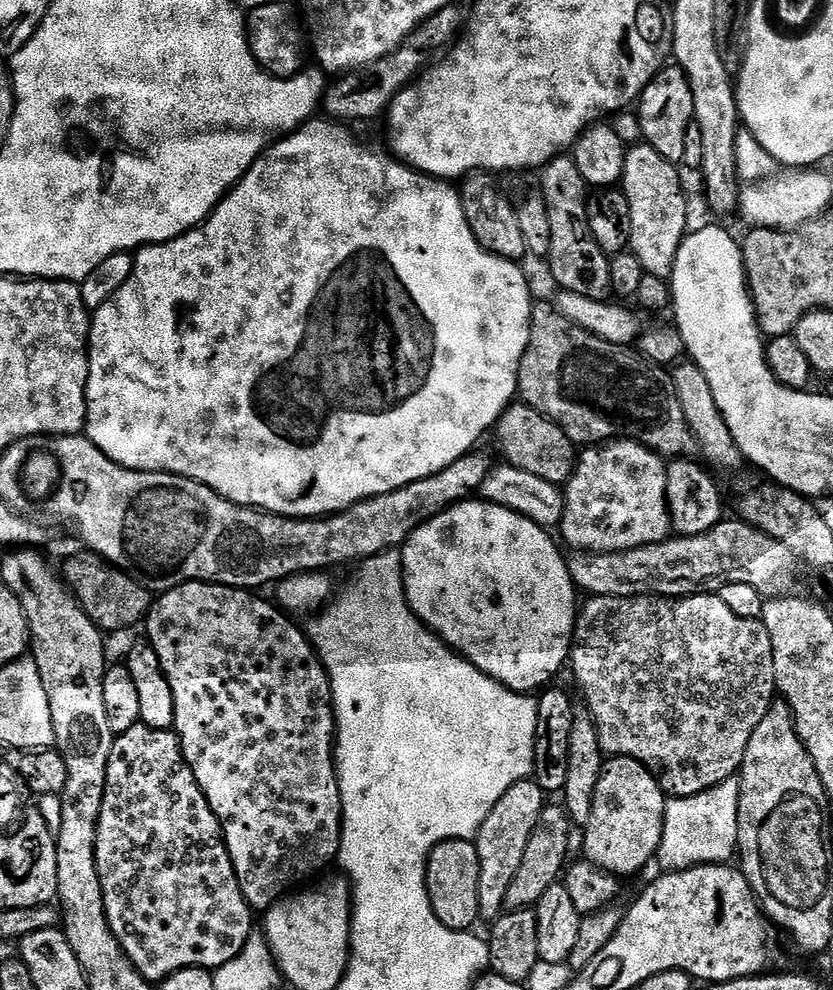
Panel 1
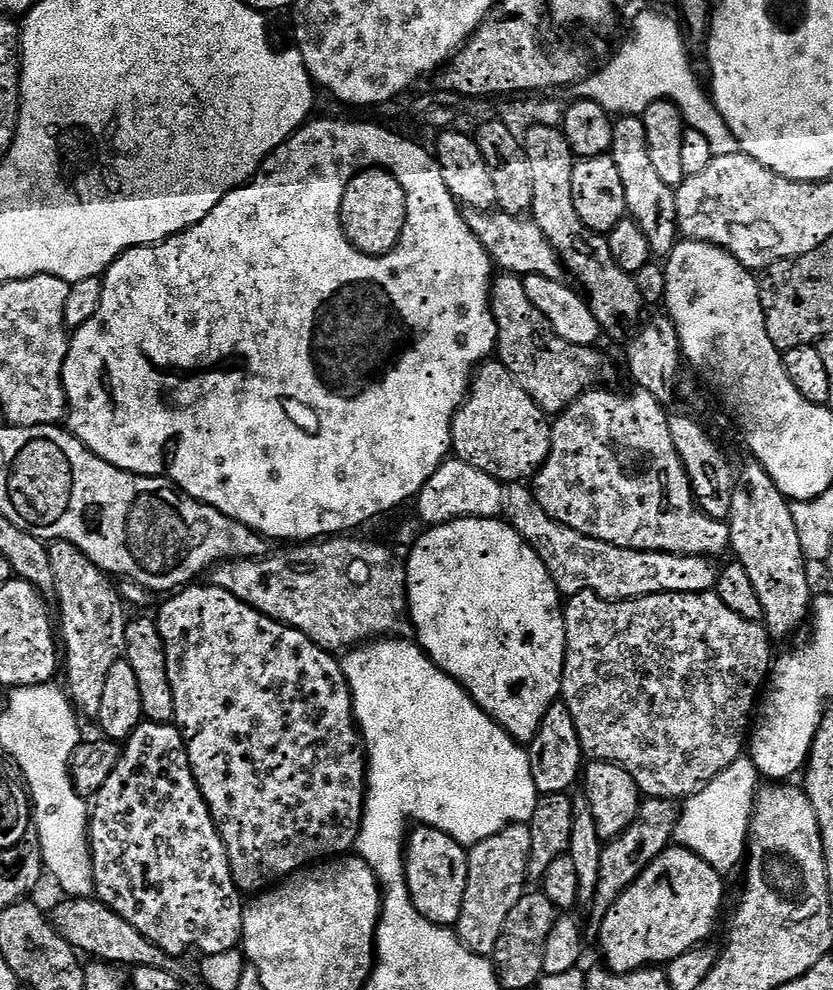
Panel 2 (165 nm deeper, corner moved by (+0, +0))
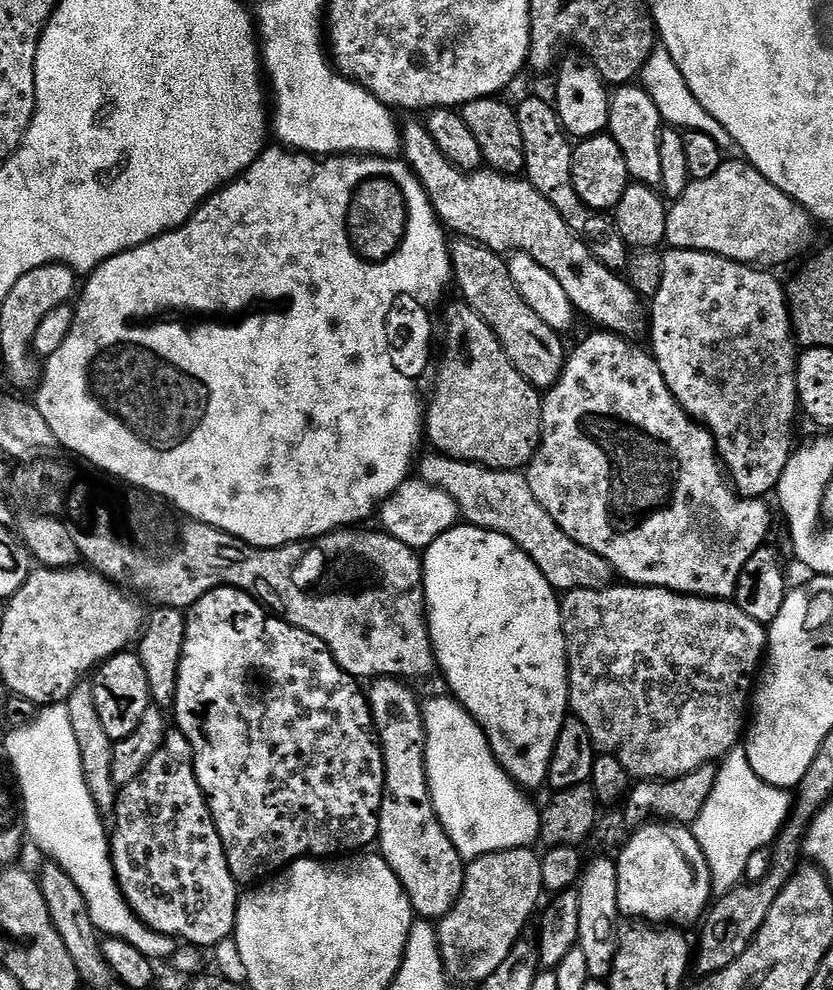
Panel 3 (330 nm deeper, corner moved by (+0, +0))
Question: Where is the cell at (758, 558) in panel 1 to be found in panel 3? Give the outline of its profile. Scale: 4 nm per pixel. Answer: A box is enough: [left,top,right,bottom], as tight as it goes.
[419,454,606,590]

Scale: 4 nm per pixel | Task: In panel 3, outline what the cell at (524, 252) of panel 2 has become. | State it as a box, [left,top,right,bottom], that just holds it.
[402,124,640,334]

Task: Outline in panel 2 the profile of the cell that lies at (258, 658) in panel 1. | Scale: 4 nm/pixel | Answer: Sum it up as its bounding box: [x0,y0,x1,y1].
[155,586,366,894]

